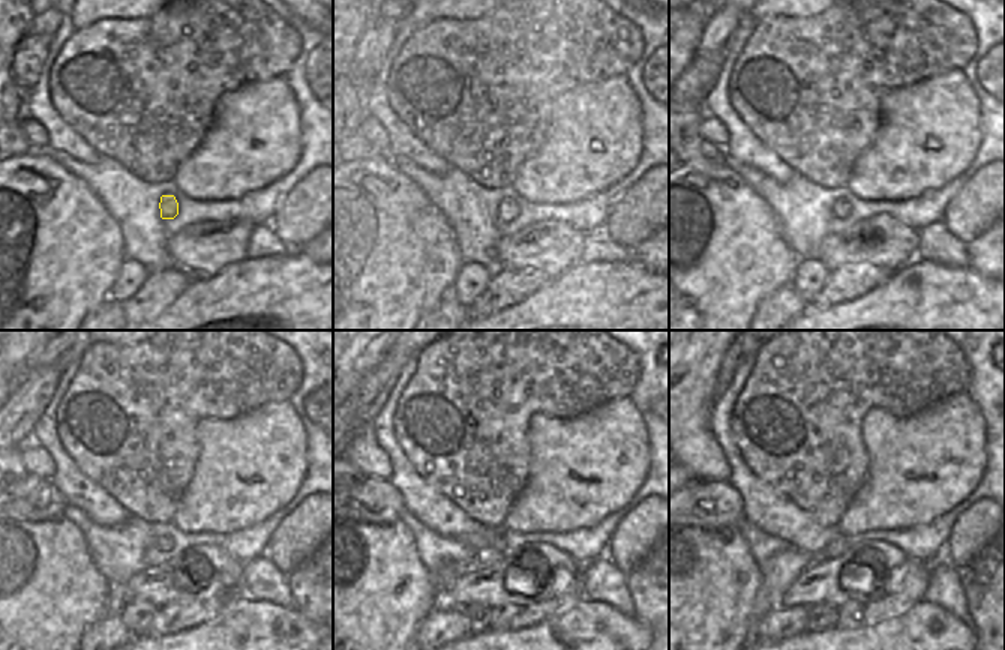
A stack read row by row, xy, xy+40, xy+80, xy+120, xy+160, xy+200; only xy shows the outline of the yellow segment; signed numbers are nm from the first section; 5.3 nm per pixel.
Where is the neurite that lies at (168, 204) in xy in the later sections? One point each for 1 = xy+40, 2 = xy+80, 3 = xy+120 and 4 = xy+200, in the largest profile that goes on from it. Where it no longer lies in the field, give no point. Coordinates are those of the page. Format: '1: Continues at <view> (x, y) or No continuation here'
1: Continues at xy+40 (507, 209)
2: Continues at xy+80 (840, 210)
3: Continues at xy+120 (164, 544)
4: Continues at xy+200 (837, 545)

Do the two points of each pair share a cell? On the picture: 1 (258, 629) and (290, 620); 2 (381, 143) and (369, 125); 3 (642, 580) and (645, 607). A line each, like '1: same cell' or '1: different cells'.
1: same cell
2: same cell
3: same cell

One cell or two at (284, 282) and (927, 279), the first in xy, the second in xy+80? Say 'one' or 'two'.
one

